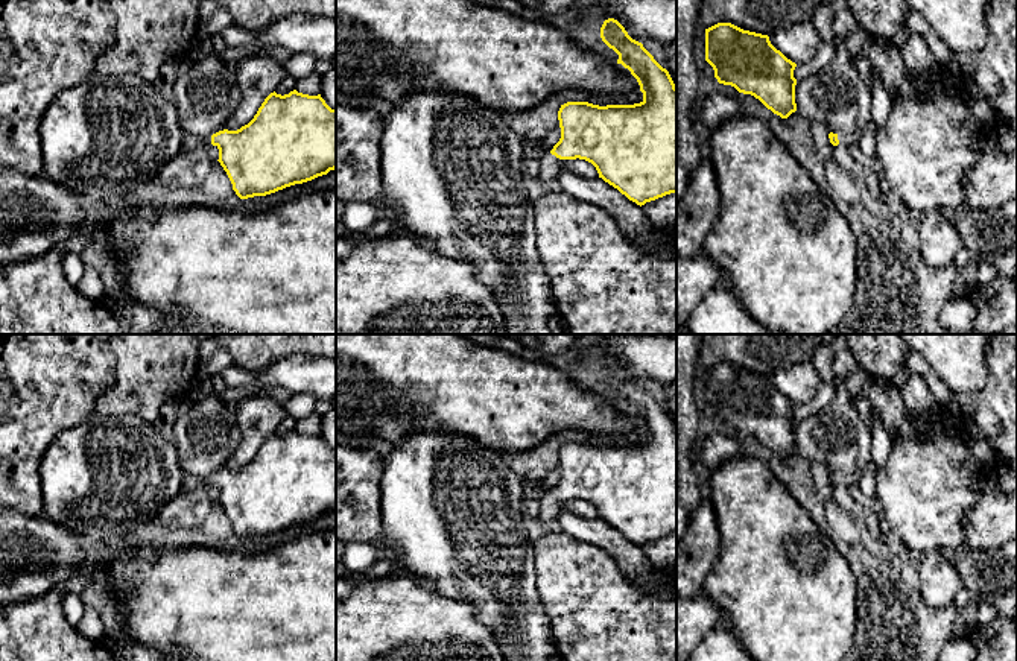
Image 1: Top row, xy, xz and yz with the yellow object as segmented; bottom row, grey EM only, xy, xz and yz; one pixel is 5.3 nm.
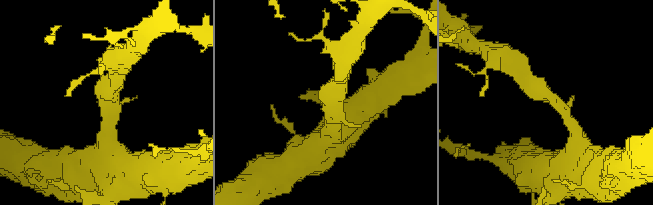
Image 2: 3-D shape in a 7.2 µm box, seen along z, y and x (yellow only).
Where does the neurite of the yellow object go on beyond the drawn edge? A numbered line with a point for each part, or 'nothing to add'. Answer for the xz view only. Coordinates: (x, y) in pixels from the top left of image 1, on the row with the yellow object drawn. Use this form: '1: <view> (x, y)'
1: xz (549, 164)

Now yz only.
1: yz (844, 139)

